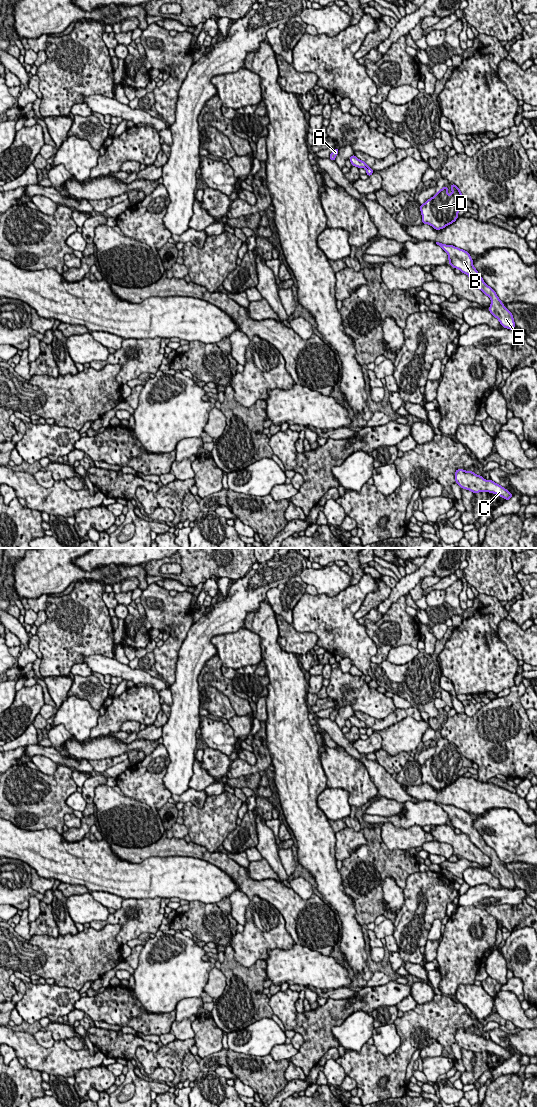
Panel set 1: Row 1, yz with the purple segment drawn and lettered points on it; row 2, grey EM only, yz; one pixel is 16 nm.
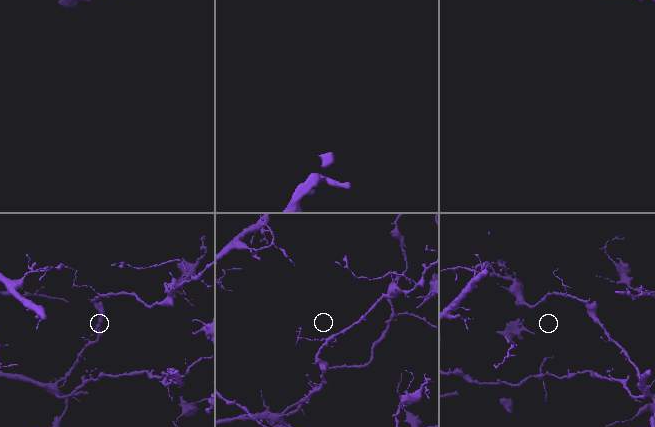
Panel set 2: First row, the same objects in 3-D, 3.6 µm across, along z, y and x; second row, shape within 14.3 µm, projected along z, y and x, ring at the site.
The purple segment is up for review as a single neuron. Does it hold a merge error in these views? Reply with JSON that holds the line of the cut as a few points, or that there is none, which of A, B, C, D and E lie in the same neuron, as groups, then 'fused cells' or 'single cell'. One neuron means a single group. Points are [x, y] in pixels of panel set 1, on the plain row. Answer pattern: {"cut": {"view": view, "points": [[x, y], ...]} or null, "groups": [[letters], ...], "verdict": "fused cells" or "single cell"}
{"cut": null, "groups": [["A", "B", "C", "D", "E"]], "verdict": "single cell"}

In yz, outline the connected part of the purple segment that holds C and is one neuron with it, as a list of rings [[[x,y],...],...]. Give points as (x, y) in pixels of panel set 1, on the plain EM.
[[[457,1029],[454,1035],[456,1043],[461,1048],[472,1051],[473,1053],[486,1051],[501,1056],[505,1060],[509,1060],[513,1056],[504,1047],[496,1044],[491,1039],[485,1040],[482,1036],[474,1034],[473,1031]]]

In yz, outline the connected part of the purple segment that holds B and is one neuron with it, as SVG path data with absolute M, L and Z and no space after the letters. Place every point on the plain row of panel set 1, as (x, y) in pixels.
M436 802L436 804L448 814L449 824L453 828L457 828L462 833L467 834L470 841L491 859L489 871L499 880L502 887L513 890L515 888L515 883L512 872L506 869L496 855L496 852L490 846L485 844L483 838L473 826L473 820L470 813L453 805L445 805L439 802Z

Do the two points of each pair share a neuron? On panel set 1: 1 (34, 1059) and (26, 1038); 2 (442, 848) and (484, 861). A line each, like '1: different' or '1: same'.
1: same
2: different

